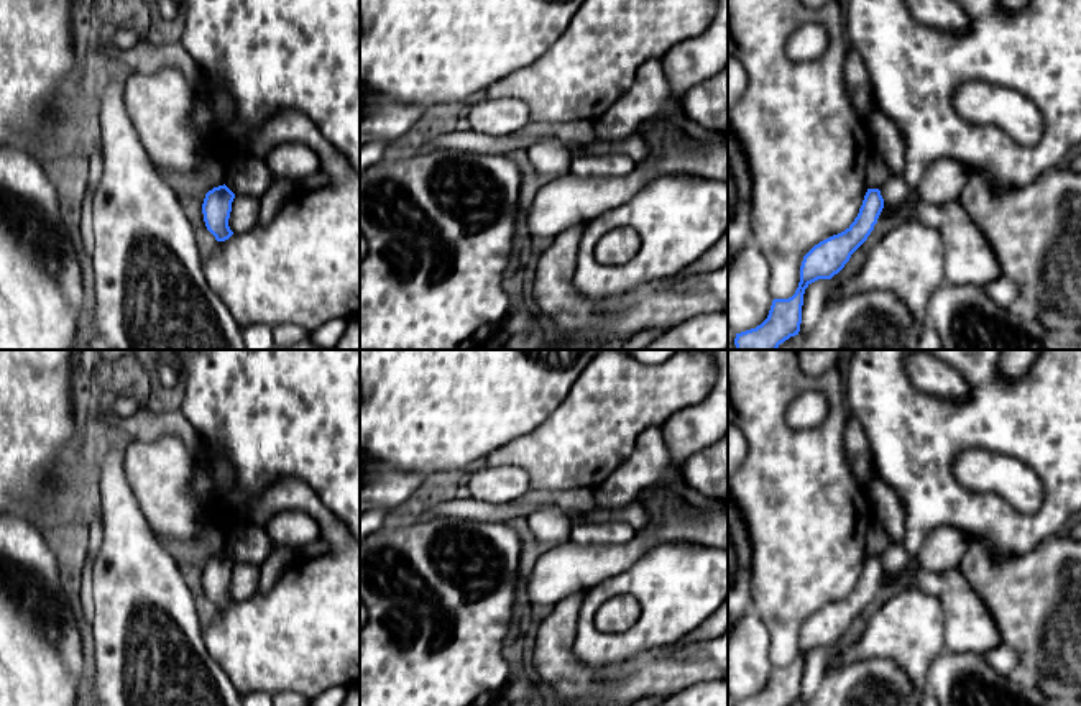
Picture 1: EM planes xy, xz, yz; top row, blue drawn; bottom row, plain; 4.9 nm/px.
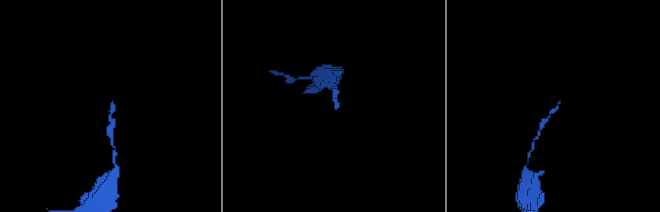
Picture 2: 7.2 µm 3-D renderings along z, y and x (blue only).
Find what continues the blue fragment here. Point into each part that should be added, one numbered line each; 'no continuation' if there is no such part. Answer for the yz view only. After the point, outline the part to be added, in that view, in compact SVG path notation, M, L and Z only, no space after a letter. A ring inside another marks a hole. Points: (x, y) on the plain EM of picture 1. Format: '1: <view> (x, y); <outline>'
no continuation

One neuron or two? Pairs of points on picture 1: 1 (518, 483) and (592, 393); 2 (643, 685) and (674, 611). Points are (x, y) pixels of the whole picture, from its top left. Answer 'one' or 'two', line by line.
1: two
2: two

